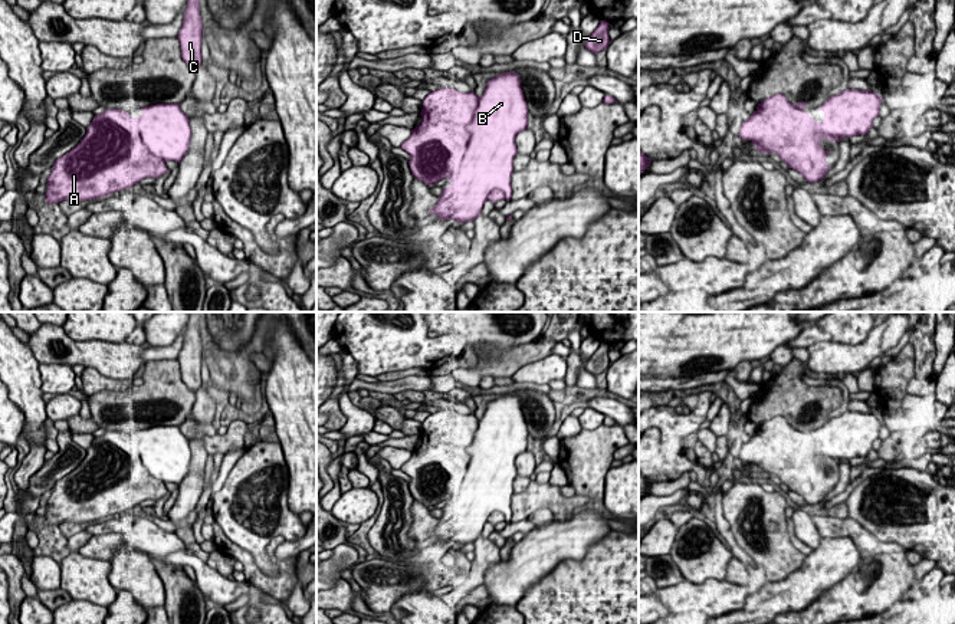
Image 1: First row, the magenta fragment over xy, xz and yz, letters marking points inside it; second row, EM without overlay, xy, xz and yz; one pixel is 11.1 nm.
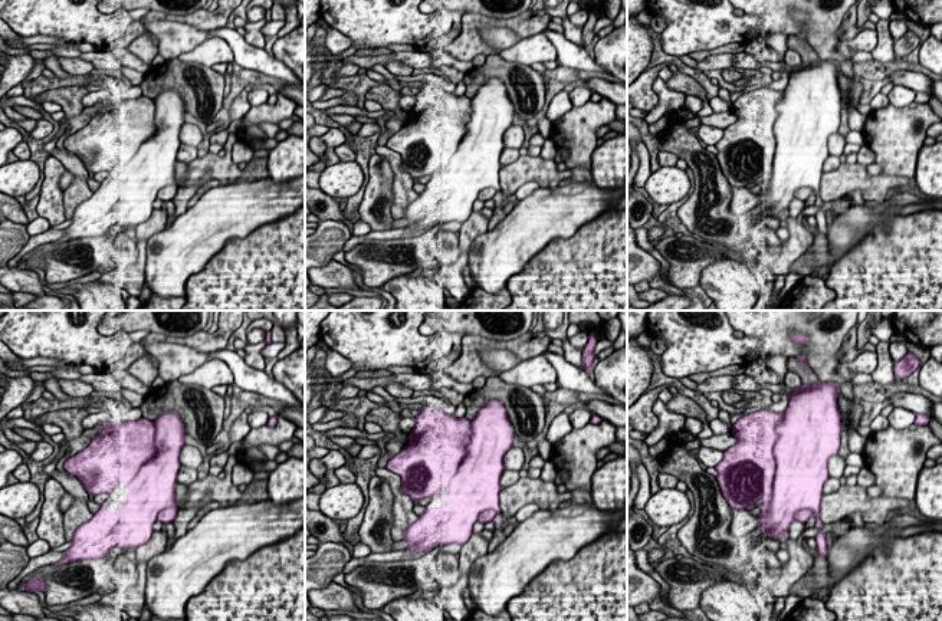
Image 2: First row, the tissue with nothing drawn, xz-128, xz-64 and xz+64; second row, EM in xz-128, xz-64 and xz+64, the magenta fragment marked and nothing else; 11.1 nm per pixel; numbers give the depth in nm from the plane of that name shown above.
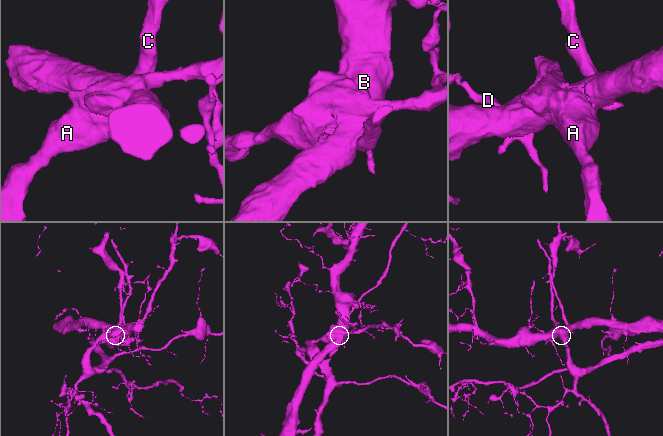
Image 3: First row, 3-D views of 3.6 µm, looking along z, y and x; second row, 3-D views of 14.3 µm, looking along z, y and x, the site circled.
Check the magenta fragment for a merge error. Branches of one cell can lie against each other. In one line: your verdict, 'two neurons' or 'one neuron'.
two neurons

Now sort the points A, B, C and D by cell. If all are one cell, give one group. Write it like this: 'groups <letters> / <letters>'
groups A C D / B

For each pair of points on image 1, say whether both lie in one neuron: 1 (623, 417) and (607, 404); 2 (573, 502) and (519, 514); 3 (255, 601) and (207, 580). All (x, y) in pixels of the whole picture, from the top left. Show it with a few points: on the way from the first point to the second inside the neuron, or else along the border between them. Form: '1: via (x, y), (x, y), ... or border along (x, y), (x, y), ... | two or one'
1: via (619, 413), (611, 407) | one
2: via (560, 502), (532, 502) | one
3: via (245, 590), (220, 590) | one

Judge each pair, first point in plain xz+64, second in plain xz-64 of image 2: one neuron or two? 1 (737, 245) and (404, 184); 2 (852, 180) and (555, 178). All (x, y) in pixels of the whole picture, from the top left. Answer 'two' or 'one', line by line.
1: two
2: one

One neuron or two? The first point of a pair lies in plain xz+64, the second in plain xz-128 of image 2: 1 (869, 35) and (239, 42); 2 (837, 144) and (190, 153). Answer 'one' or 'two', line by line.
1: two
2: two

